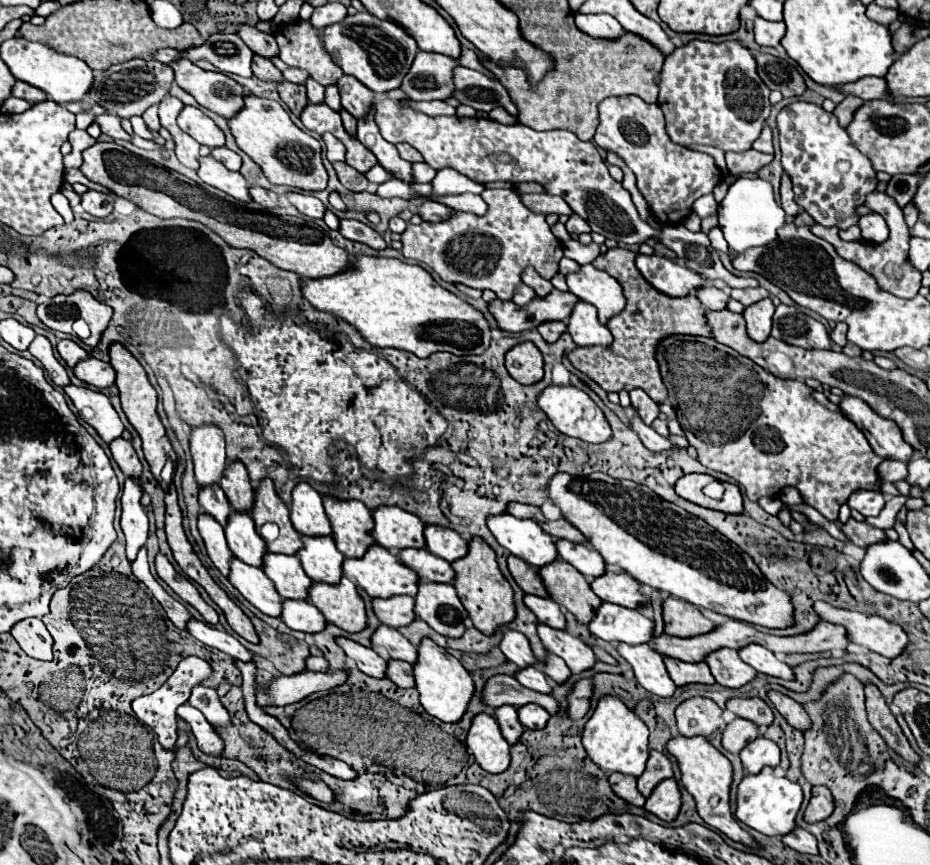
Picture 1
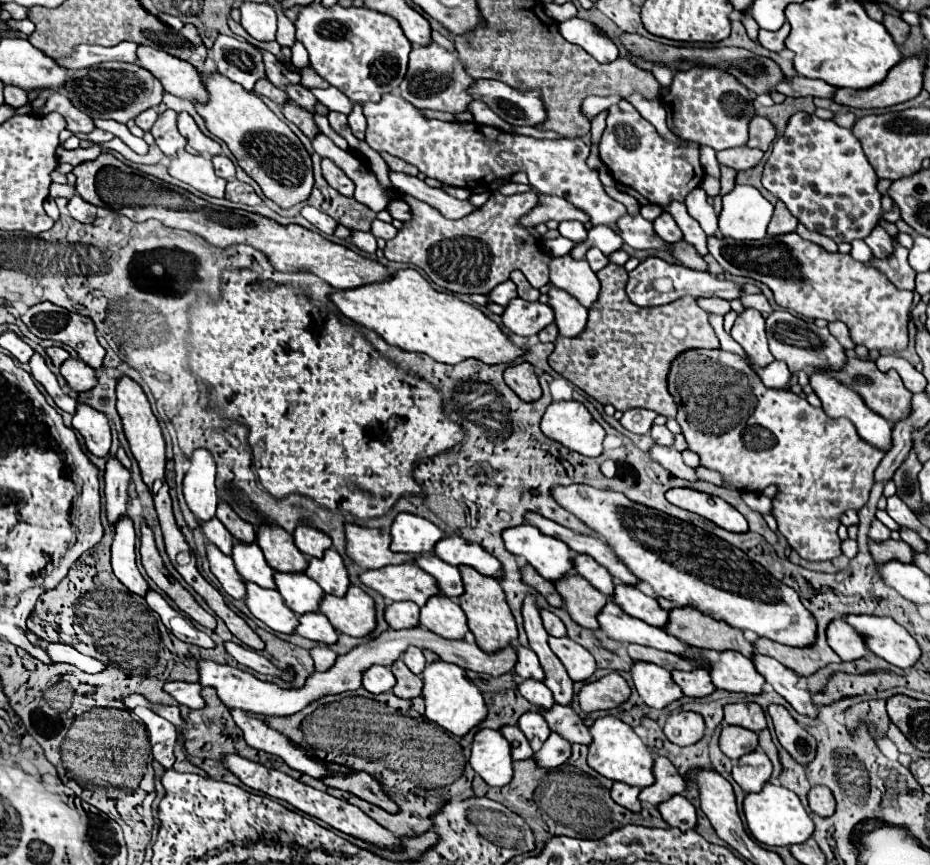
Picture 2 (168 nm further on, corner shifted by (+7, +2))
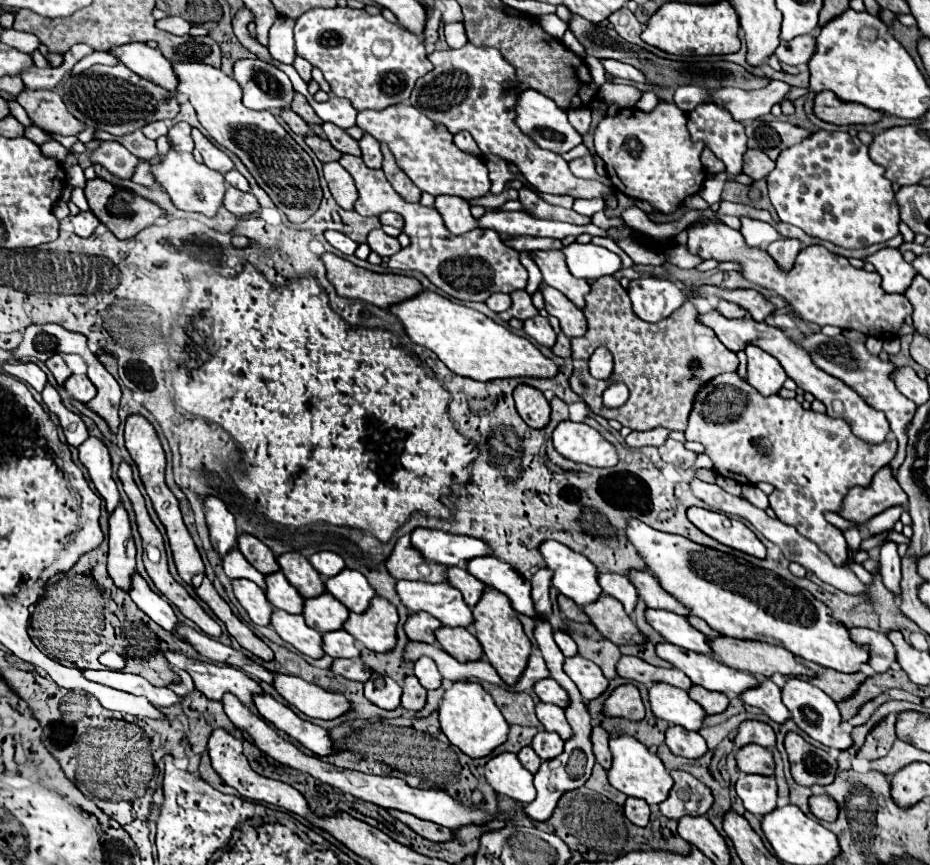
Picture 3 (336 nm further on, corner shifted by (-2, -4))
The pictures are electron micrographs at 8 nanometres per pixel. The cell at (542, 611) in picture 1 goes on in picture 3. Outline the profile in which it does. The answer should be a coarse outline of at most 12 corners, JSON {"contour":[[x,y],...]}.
{"contour":[[554,629],[554,641],[566,657],[576,655],[570,633]]}

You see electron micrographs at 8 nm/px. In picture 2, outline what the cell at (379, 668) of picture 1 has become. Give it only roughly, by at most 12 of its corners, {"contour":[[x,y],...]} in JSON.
{"contour":[[375,665],[363,673],[363,687],[373,695],[395,685],[389,667]]}

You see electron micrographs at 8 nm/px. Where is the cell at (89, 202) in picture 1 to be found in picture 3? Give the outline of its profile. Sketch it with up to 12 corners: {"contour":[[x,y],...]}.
{"contour":[[92,211],[74,215],[72,225],[80,237],[90,237],[98,227]]}

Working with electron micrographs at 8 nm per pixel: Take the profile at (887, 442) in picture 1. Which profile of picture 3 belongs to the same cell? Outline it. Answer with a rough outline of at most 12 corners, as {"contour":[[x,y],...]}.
{"contour":[[700,315],[718,339],[774,355],[788,377],[844,419],[856,437],[882,443],[888,419],[818,369],[778,327],[752,317]]}

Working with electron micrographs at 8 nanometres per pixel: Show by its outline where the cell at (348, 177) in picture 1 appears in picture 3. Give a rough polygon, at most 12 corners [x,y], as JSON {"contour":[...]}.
{"contour":[[338,161],[324,163],[324,179],[342,209],[352,209],[356,185]]}

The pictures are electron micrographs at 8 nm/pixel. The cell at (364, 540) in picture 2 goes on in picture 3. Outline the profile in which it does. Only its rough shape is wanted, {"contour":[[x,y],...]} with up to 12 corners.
{"contour":[[402,535],[386,569],[394,579],[446,581],[446,565],[426,561]]}

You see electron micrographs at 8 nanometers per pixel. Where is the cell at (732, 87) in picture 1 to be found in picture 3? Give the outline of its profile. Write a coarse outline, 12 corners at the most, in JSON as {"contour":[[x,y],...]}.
{"contour":[[716,103],[688,117],[694,141],[704,141],[728,173],[742,171],[744,125]]}

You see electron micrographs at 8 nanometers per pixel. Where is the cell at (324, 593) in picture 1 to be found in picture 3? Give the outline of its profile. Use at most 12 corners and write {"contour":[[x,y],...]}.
{"contour":[[374,597],[344,629],[370,651],[396,643],[396,607]]}

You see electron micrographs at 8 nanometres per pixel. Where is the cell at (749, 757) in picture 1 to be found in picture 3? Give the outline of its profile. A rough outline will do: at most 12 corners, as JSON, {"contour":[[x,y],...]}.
{"contour":[[740,773],[736,793],[758,817],[776,809],[774,777]]}

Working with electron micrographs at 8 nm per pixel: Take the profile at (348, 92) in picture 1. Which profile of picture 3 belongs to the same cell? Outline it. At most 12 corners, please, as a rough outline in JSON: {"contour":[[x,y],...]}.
{"contour":[[364,133],[362,159],[370,169],[382,167],[380,143]]}

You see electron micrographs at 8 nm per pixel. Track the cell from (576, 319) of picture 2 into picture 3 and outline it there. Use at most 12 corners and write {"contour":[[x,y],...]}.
{"contour":[[542,285],[546,311],[566,337],[586,333],[584,311]]}

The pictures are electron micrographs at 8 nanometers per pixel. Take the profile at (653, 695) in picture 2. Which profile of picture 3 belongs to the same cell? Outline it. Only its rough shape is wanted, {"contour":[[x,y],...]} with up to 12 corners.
{"contour":[[668,683],[648,689],[652,713],[700,731],[706,713],[686,691]]}

